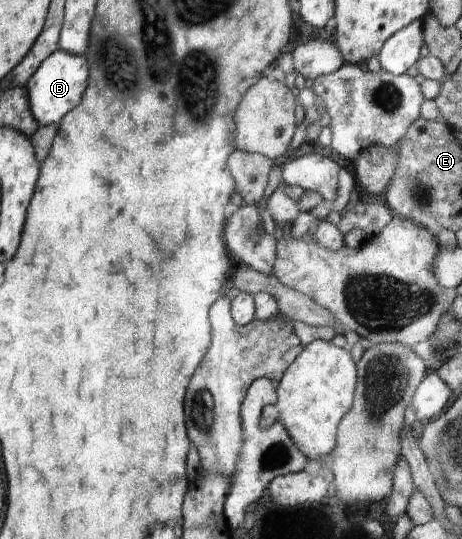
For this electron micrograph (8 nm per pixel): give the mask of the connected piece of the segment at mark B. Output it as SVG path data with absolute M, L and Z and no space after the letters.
M61 49L55 50L39 65L25 87L29 91L32 114L40 126L59 125L62 117L79 105L87 85L87 77L89 77L87 59L84 56L71 55Z

